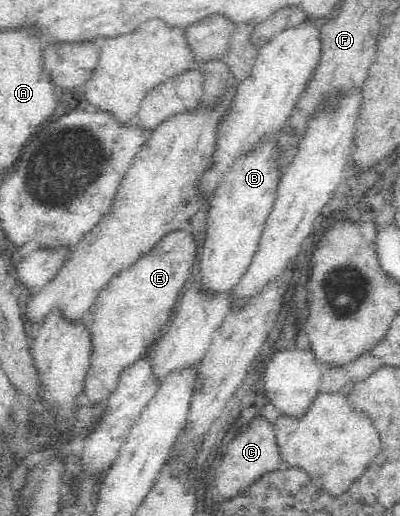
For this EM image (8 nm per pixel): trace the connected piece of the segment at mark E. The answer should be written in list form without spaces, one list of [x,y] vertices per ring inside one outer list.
[[[186,227],[169,232],[148,254],[116,272],[100,290],[84,314],[87,324],[90,324],[93,352],[81,388],[83,402],[103,403],[109,399],[118,388],[124,368],[150,350],[150,344],[156,340],[154,336],[158,336],[162,326],[168,322],[180,288],[189,278],[196,247],[193,235]]]

